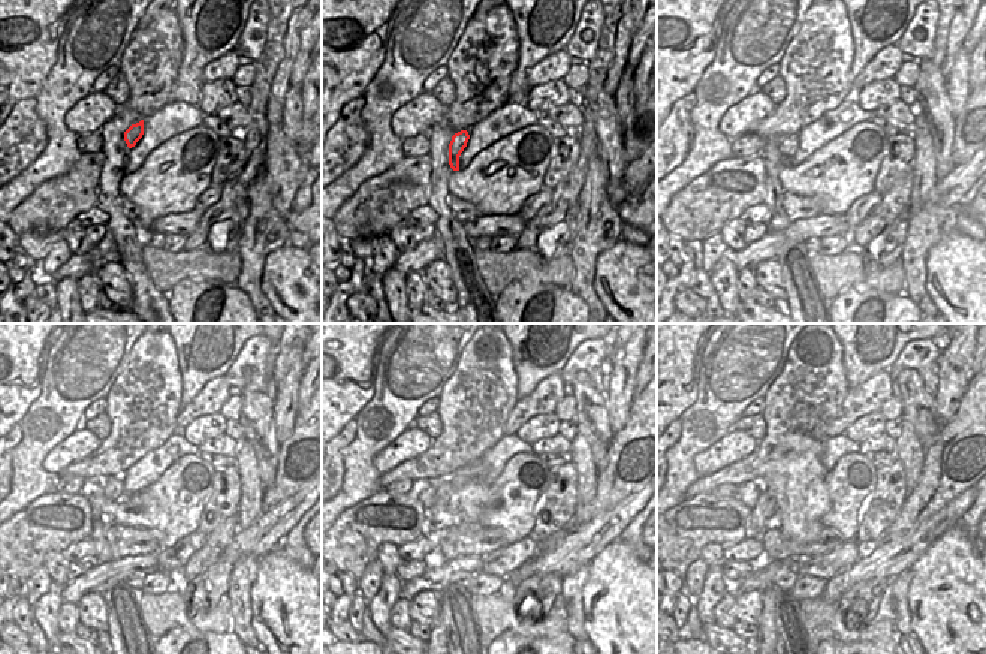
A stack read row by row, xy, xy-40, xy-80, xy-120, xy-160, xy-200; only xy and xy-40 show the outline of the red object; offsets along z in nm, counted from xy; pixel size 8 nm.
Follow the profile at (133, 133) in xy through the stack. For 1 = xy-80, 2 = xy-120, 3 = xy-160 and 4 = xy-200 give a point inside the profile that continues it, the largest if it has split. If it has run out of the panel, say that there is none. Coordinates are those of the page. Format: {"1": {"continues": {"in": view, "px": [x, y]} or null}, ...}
{"1": {"continues": {"in": "xy-80", "px": [787, 145]}}, "2": {"continues": {"in": "xy-120", "px": [112, 487]}}, "3": {"continues": {"in": "xy-160", "px": [445, 490]}}, "4": {"continues": {"in": "xy-200", "px": [765, 506]}}}

